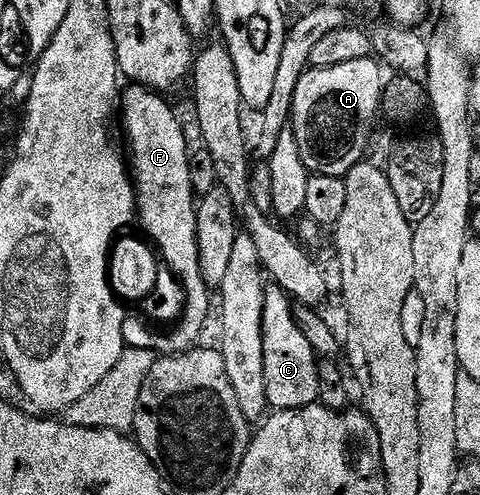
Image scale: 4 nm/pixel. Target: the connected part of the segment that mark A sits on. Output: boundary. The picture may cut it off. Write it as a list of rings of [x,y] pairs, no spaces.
[[[366,57],[353,59],[353,63],[311,67],[301,75],[289,128],[295,132],[308,174],[346,178],[347,172],[364,160],[375,116],[380,116],[383,104],[385,76],[379,67],[378,60]]]

